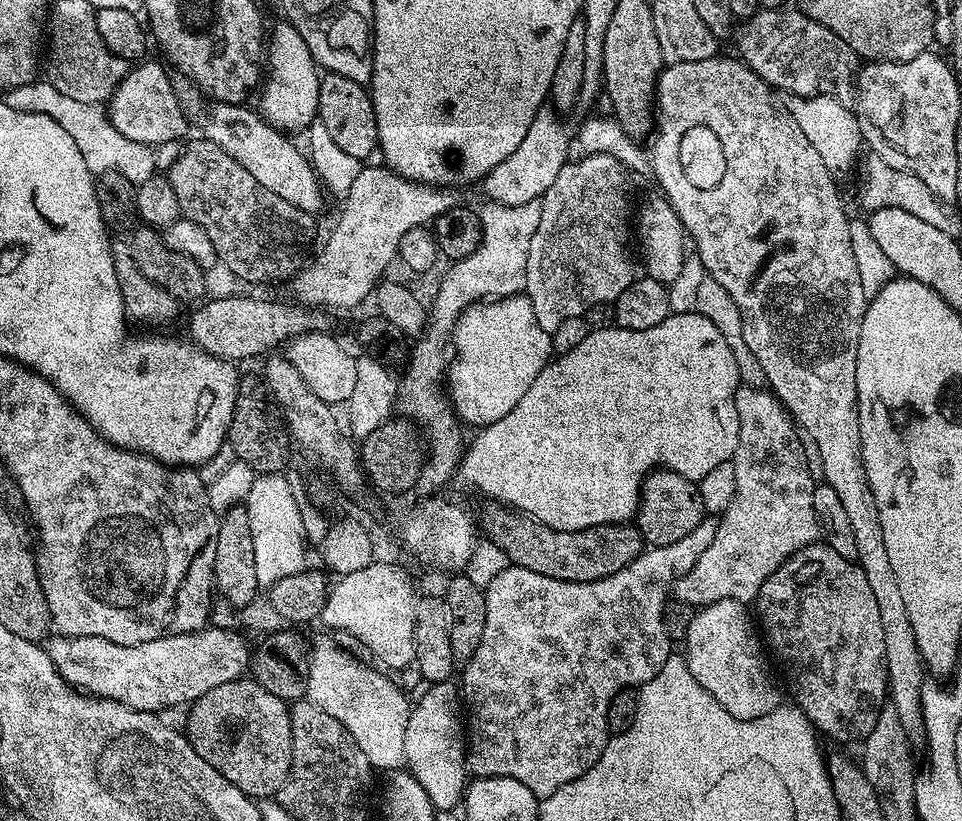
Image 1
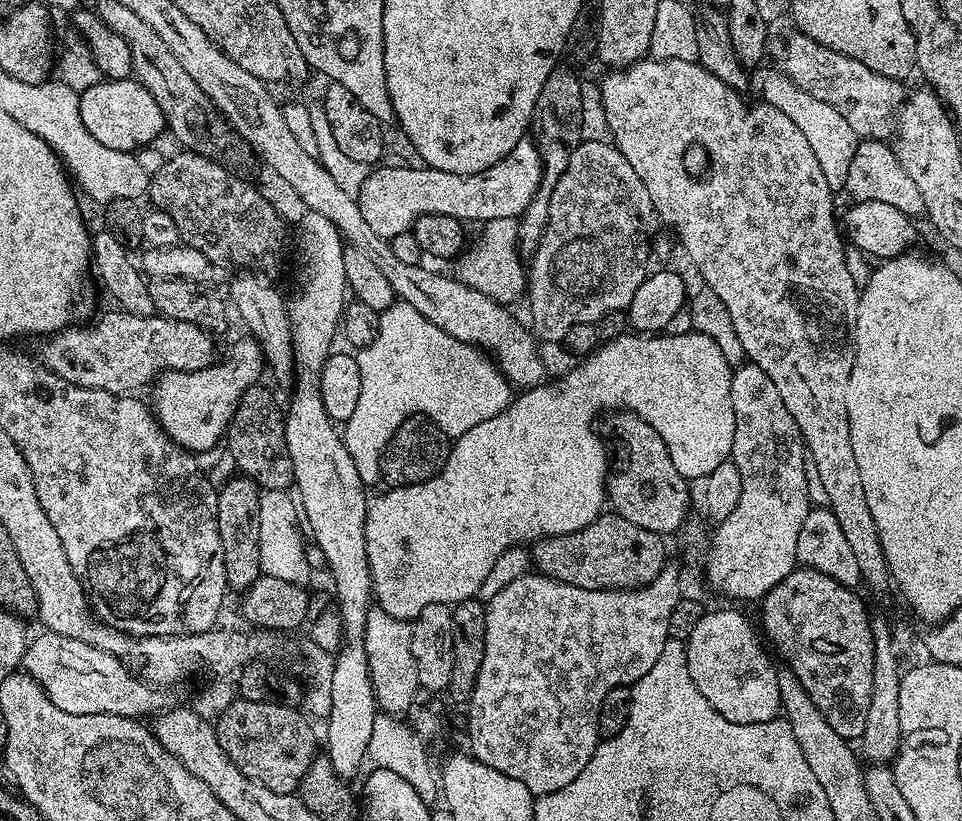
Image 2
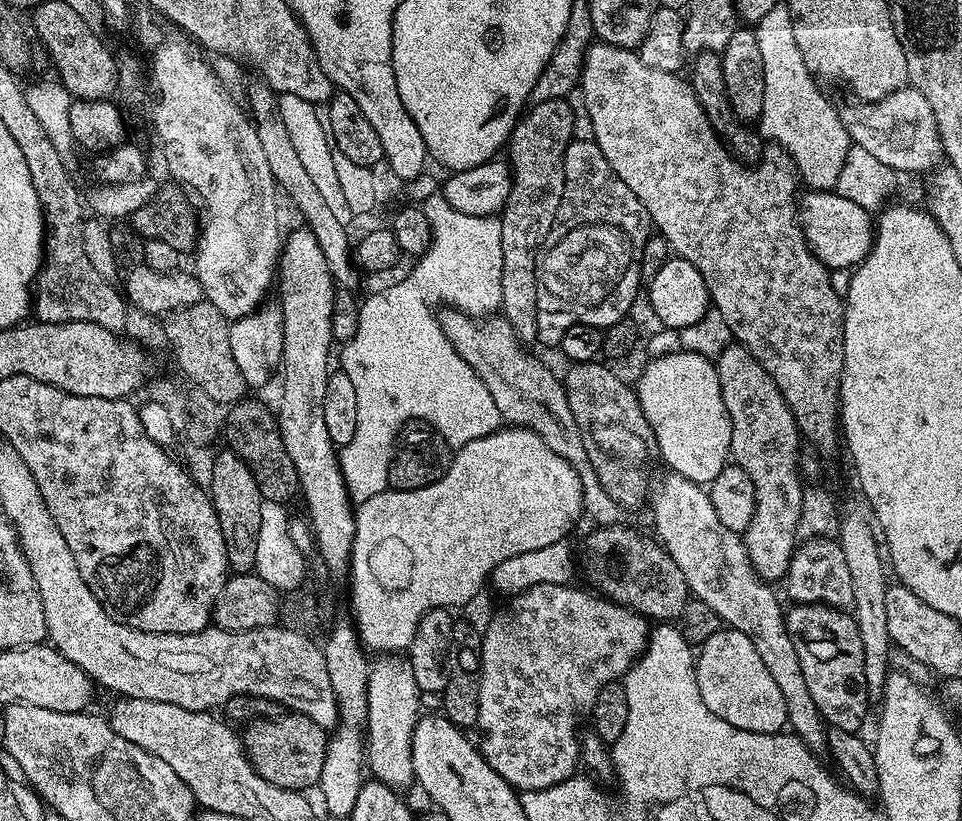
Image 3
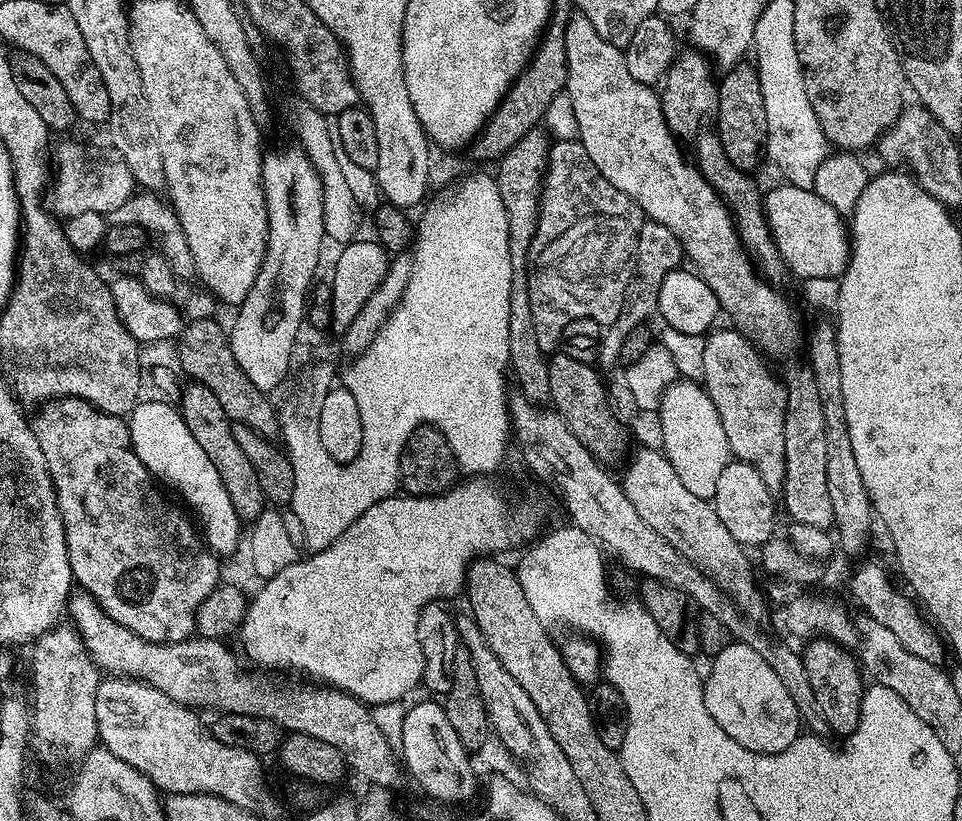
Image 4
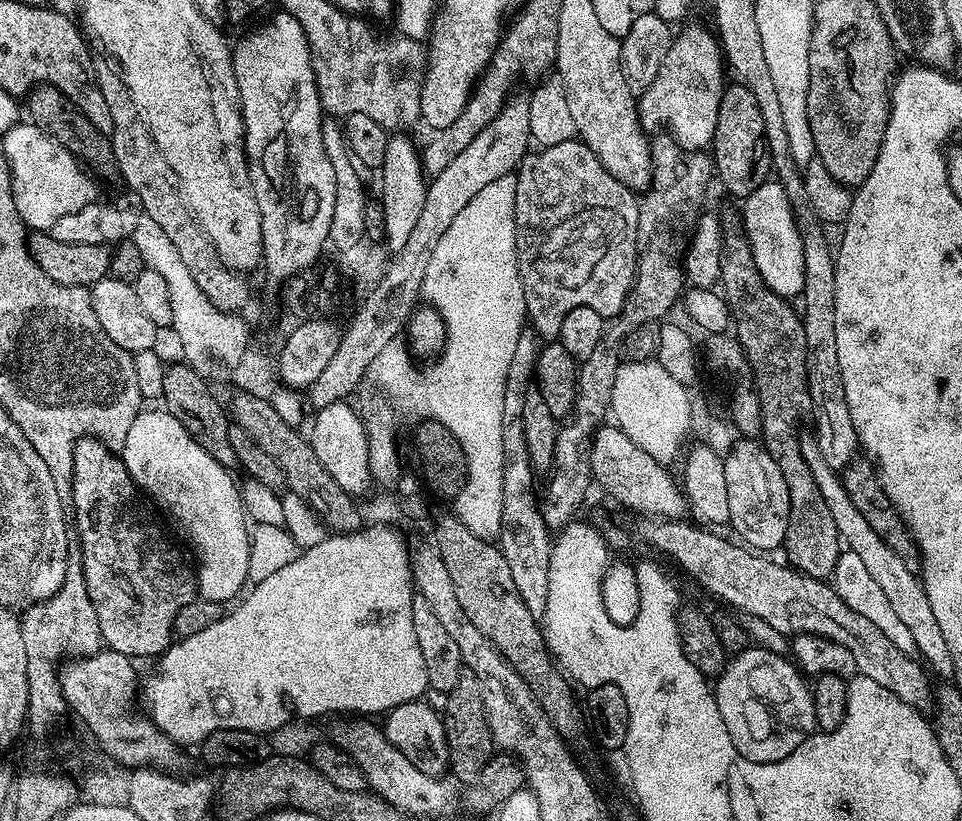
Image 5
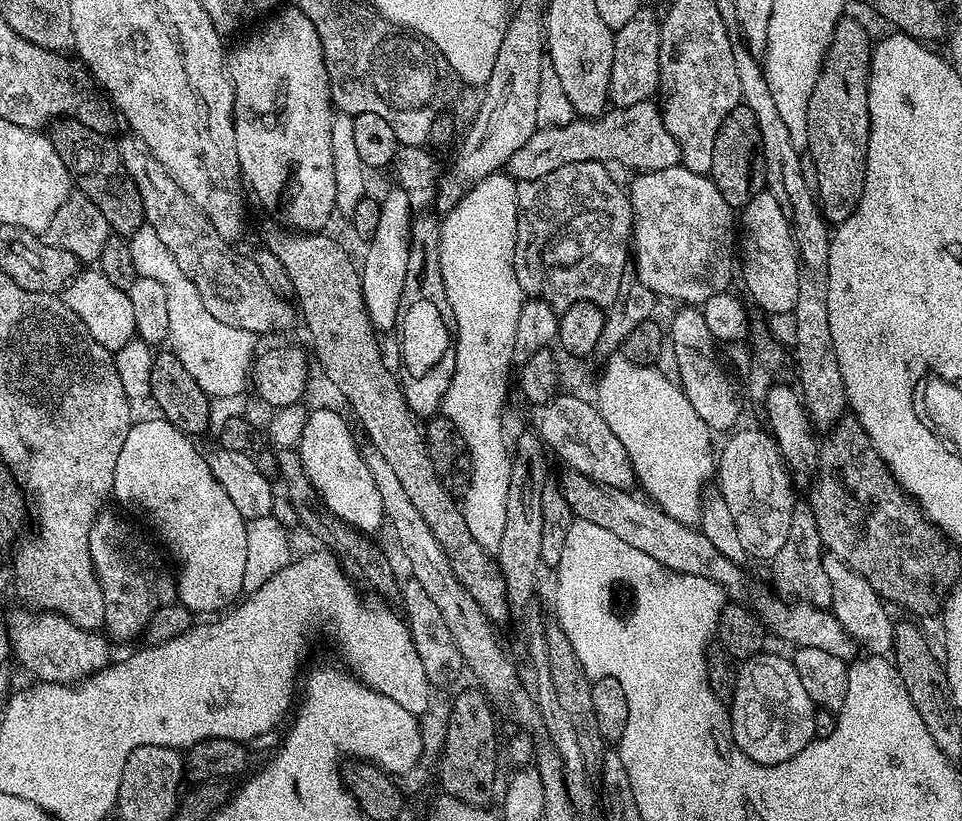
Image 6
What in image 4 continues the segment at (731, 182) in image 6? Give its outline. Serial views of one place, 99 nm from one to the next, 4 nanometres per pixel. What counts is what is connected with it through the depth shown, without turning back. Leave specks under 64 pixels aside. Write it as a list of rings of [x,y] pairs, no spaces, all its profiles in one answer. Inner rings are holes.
[[[741,62],[736,64],[733,68],[727,69],[719,77],[718,80],[719,88],[717,90],[717,100],[718,100],[718,114],[717,114],[717,124],[716,124],[716,135],[720,136],[722,142],[722,148],[725,150],[728,155],[728,159],[730,162],[741,170],[754,170],[752,168],[756,168],[760,164],[760,156],[762,160],[762,153],[765,151],[767,142],[768,142],[768,131],[766,130],[766,102],[762,102],[762,82],[758,78],[758,74],[756,73],[755,67],[751,63]]]

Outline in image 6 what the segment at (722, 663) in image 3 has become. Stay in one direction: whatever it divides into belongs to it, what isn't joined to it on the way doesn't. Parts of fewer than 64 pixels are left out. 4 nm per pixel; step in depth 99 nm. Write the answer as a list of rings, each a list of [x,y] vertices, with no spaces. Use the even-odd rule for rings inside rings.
[[[769,650],[748,657],[737,667],[736,685],[730,701],[732,718],[732,738],[735,747],[741,748],[751,760],[759,764],[781,764],[794,754],[798,754],[814,739],[814,718],[818,711],[810,694],[802,686],[802,678],[798,678],[798,670],[792,665],[787,655],[775,656]]]

